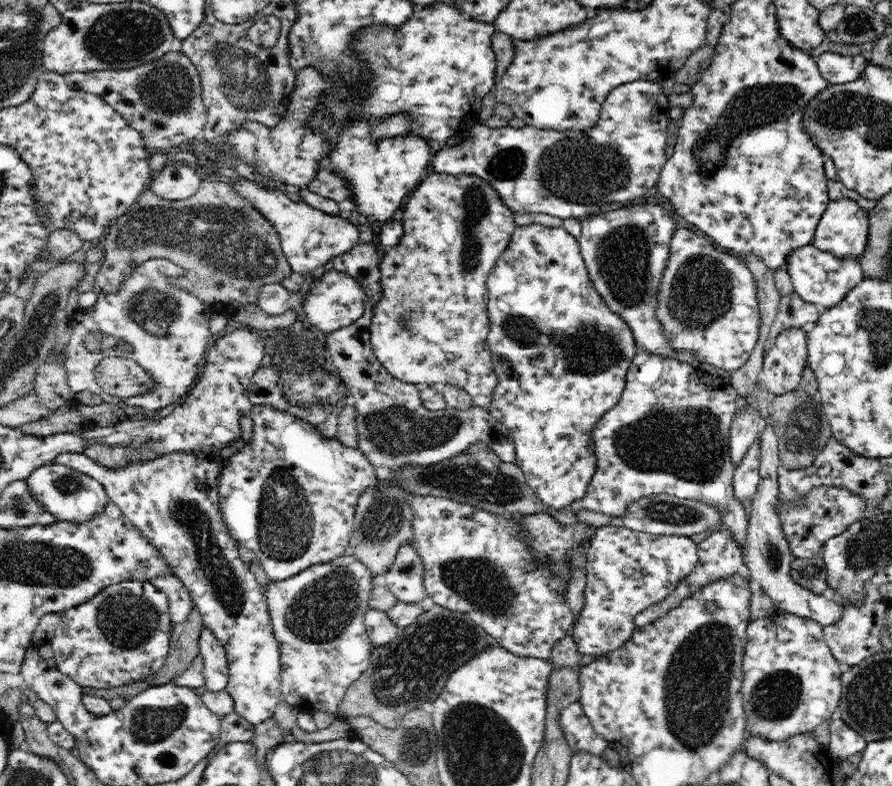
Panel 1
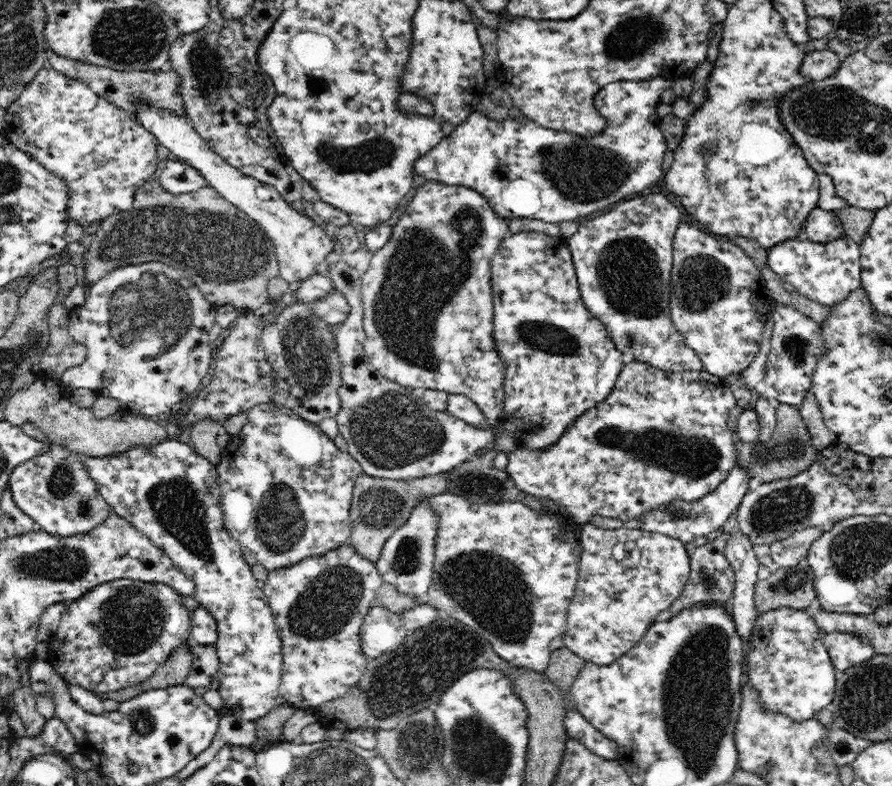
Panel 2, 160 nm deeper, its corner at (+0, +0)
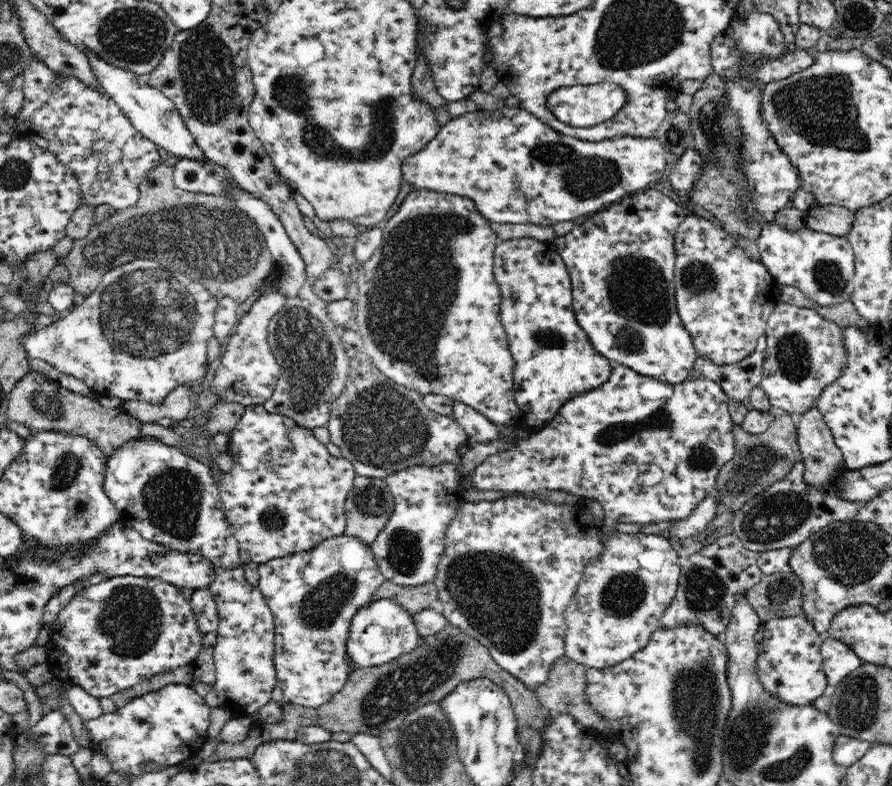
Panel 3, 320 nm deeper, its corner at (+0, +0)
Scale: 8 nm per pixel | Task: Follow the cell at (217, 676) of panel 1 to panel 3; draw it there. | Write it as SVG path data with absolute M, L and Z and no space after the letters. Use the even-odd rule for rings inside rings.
M207 587L187 593L190 606L197 619L197 628L202 636L216 632L220 618L216 608L216 601Z

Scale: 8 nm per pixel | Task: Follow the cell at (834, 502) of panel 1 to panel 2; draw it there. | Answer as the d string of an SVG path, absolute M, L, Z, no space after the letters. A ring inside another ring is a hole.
M807 527L804 530L793 532L784 538L785 540L775 541L770 546L770 558L773 568L788 568L803 562L808 556L812 542L824 532L824 528Z

